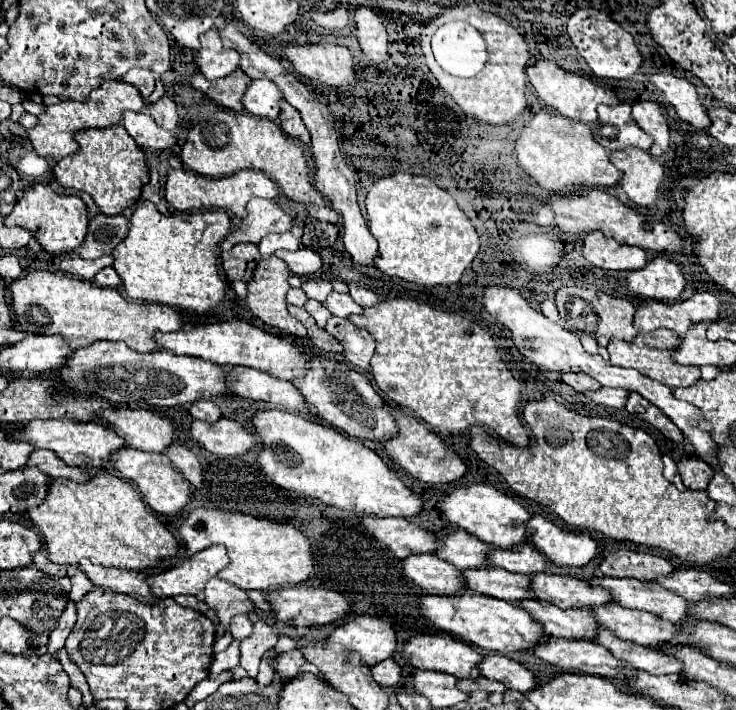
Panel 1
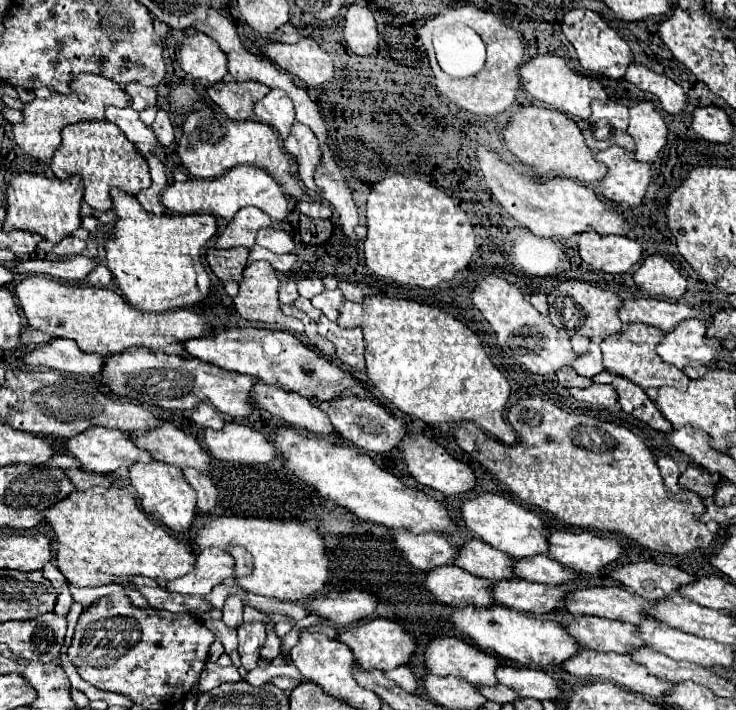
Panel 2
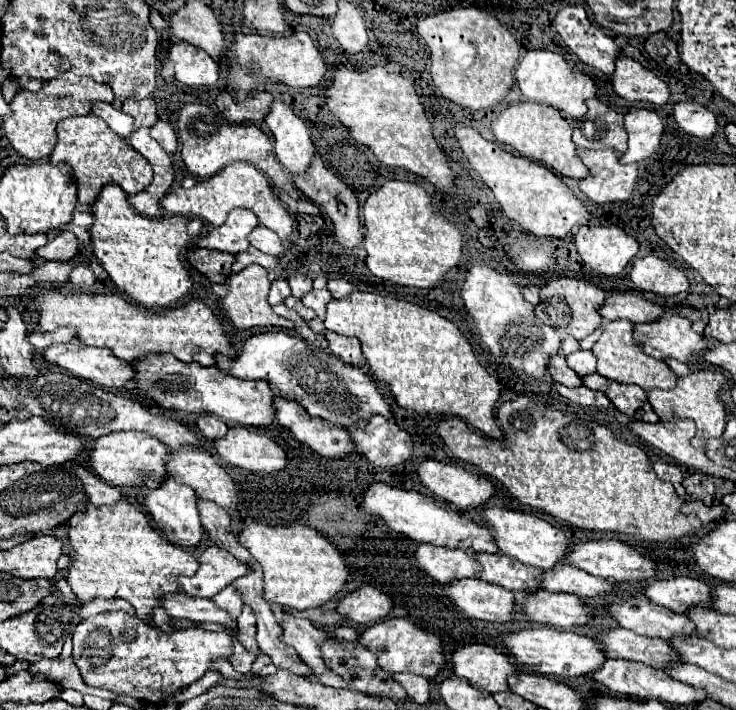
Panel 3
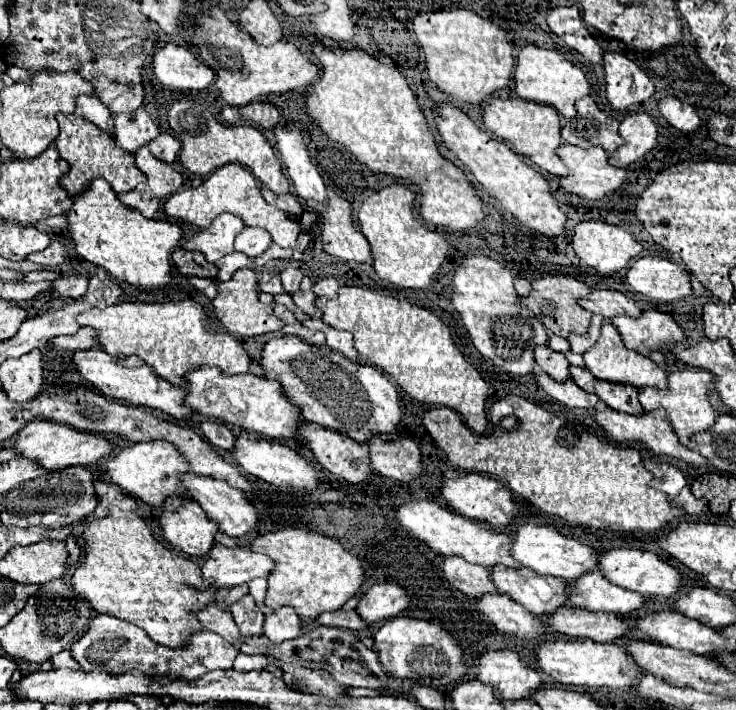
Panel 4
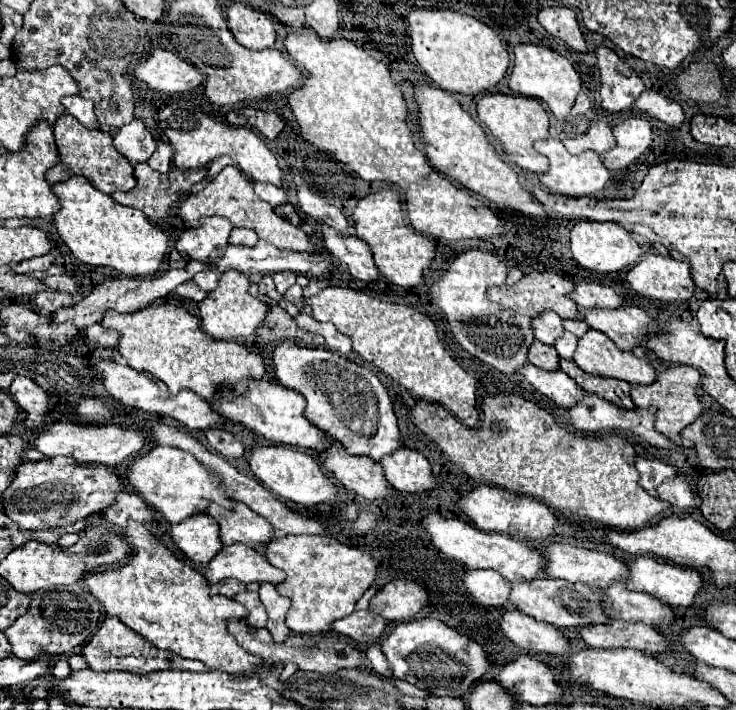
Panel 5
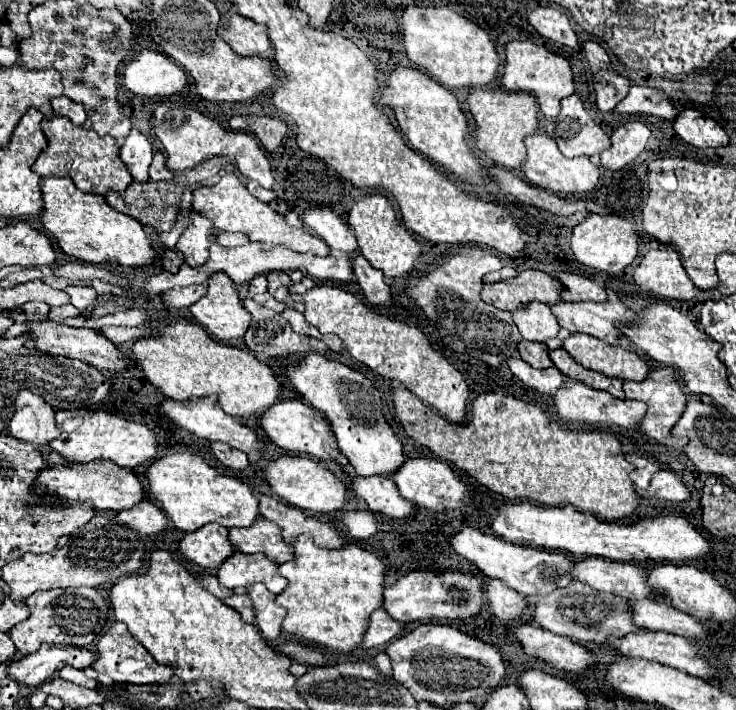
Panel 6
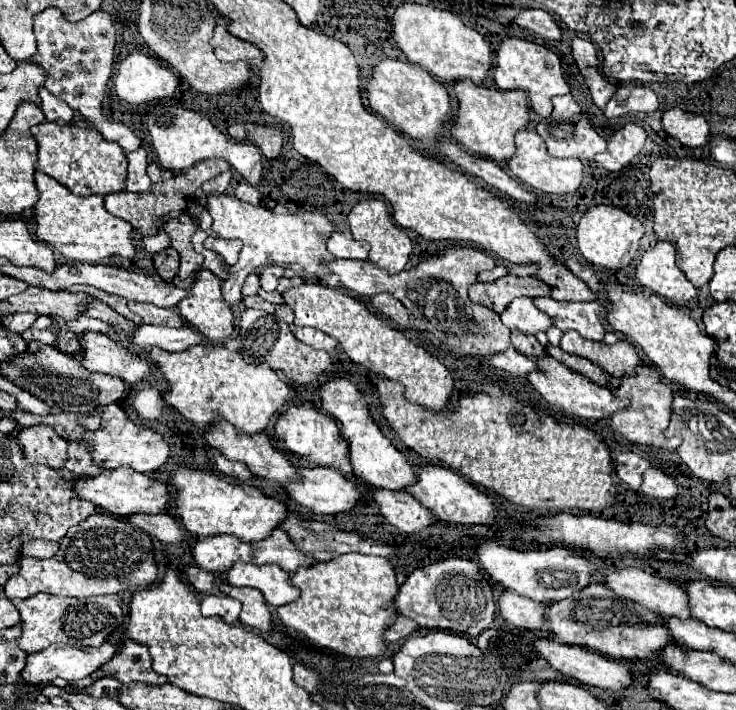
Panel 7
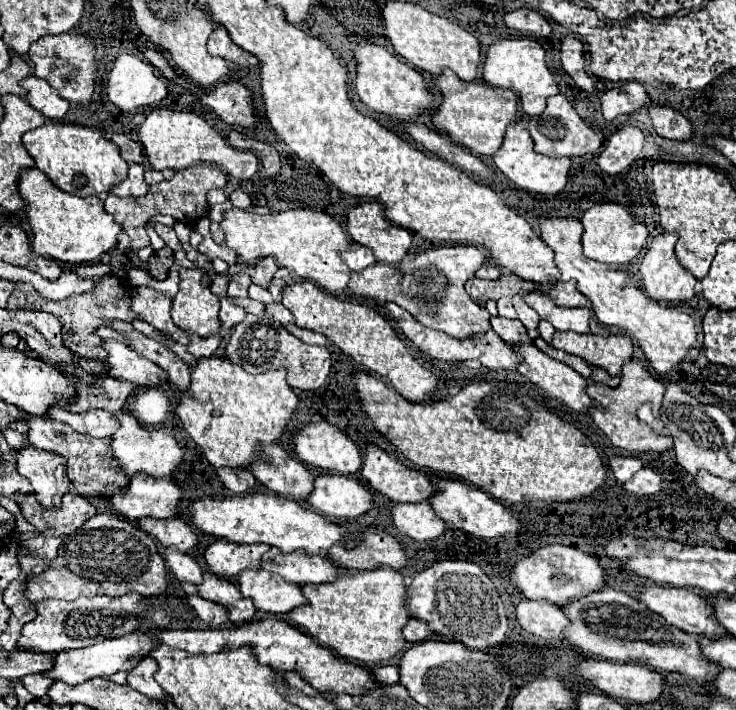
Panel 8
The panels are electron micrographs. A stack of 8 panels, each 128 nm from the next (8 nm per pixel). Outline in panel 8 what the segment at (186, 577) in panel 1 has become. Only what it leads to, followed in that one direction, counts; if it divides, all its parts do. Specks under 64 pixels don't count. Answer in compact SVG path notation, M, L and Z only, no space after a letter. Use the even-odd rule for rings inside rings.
M244 570L238 576L242 596L252 598L258 610L270 614L286 614L292 608L306 604L298 584L286 582L280 574L266 570Z

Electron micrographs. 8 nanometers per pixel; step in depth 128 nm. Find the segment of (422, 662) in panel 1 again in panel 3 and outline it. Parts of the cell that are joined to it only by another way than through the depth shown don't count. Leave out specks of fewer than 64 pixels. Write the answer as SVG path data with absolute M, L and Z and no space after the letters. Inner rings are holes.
M466 644L466 646L452 652L452 674L466 678L474 688L486 690L490 694L508 690L506 676L510 676L512 672L518 672L518 670L510 662L510 658L504 652L498 652L496 648L490 648L486 644Z

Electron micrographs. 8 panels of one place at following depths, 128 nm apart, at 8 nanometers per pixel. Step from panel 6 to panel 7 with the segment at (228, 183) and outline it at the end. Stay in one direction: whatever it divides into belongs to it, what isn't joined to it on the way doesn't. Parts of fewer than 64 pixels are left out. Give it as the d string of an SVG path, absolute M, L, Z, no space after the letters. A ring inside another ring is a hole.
M208 194L206 198L206 210L212 216L212 230L222 238L240 238L244 242L244 250L240 252L238 264L230 268L230 278L224 282L222 292L224 300L228 300L230 306L238 304L242 300L242 284L248 274L258 270L264 264L300 264L308 274L322 278L328 274L328 268L322 266L322 260L332 260L334 256L326 250L324 238L320 234L332 232L334 226L324 222L316 222L316 212L304 212L304 214L274 214L272 210L264 206L254 206L248 202L238 200L234 194Z

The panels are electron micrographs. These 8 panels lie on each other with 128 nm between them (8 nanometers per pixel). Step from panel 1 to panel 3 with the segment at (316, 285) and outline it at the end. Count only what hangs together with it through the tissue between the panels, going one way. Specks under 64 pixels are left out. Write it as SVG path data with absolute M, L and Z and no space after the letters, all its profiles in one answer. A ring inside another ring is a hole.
M292 276L292 278L288 278L288 282L292 288L292 296L296 296L296 298L302 298L306 292L312 290L312 278L308 278L308 276Z

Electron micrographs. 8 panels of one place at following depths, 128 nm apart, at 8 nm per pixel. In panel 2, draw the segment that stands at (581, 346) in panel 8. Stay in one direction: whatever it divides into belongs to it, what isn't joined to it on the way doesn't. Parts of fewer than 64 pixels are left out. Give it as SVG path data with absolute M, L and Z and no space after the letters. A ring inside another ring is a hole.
M628 324L620 336L606 336L602 340L600 348L602 348L602 356L604 356L604 368L612 374L628 378L630 382L638 384L644 390L660 388L660 386L674 386L678 390L688 388L690 378L686 376L686 372L672 368L656 354L656 346L660 344L660 340L664 340L662 330L646 326L646 324Z

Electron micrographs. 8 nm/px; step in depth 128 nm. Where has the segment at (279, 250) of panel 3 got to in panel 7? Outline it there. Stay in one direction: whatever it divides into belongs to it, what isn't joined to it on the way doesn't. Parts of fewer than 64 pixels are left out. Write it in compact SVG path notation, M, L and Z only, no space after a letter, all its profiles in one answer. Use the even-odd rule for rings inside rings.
M208 236L206 242L204 242L204 248L218 252L228 262L236 262L238 254L242 250L242 244L240 244L240 240L226 240L226 238L220 238L220 236Z

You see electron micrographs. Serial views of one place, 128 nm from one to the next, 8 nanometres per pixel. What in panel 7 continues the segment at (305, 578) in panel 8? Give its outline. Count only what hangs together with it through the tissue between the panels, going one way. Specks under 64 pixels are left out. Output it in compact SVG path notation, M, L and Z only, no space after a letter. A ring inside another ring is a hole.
M276 528L264 540L250 542L252 564L278 564L284 572L294 572L298 566L312 564L314 558L302 554L282 528Z

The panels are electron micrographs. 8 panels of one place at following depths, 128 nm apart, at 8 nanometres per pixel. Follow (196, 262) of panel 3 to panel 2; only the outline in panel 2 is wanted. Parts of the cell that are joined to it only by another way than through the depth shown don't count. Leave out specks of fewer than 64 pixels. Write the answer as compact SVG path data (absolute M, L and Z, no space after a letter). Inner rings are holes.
M236 246L236 248L228 248L228 250L210 248L206 260L208 260L212 272L220 280L240 282L244 278L244 268L246 268L248 254L250 254L250 250L244 248L244 246Z

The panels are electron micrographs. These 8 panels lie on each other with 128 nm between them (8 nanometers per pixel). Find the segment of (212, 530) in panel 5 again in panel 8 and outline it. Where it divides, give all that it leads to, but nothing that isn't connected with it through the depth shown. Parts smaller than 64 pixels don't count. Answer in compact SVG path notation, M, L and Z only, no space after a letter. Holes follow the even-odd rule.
M216 540L206 548L204 560L216 576L234 578L244 568L258 570L260 558L268 548L268 544L236 544L228 540Z

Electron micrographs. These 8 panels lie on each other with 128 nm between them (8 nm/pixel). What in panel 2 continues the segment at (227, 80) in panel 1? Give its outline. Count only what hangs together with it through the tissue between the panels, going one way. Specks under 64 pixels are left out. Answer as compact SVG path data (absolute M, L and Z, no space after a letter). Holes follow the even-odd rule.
M230 80L230 82L216 82L208 90L208 96L230 116L232 120L248 120L252 118L254 102L268 94L268 86L256 80Z

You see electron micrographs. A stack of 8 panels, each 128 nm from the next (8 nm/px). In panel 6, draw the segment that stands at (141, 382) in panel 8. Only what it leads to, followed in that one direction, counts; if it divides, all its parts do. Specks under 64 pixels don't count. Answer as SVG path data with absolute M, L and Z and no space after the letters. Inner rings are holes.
M38 318L38 320L26 320L28 326L28 340L24 342L26 346L32 346L36 350L48 352L48 354L58 354L58 356L68 356L68 358L78 358L90 362L98 370L124 370L128 368L126 356L100 332L90 330L90 328L72 328L66 324L58 324L48 318Z

